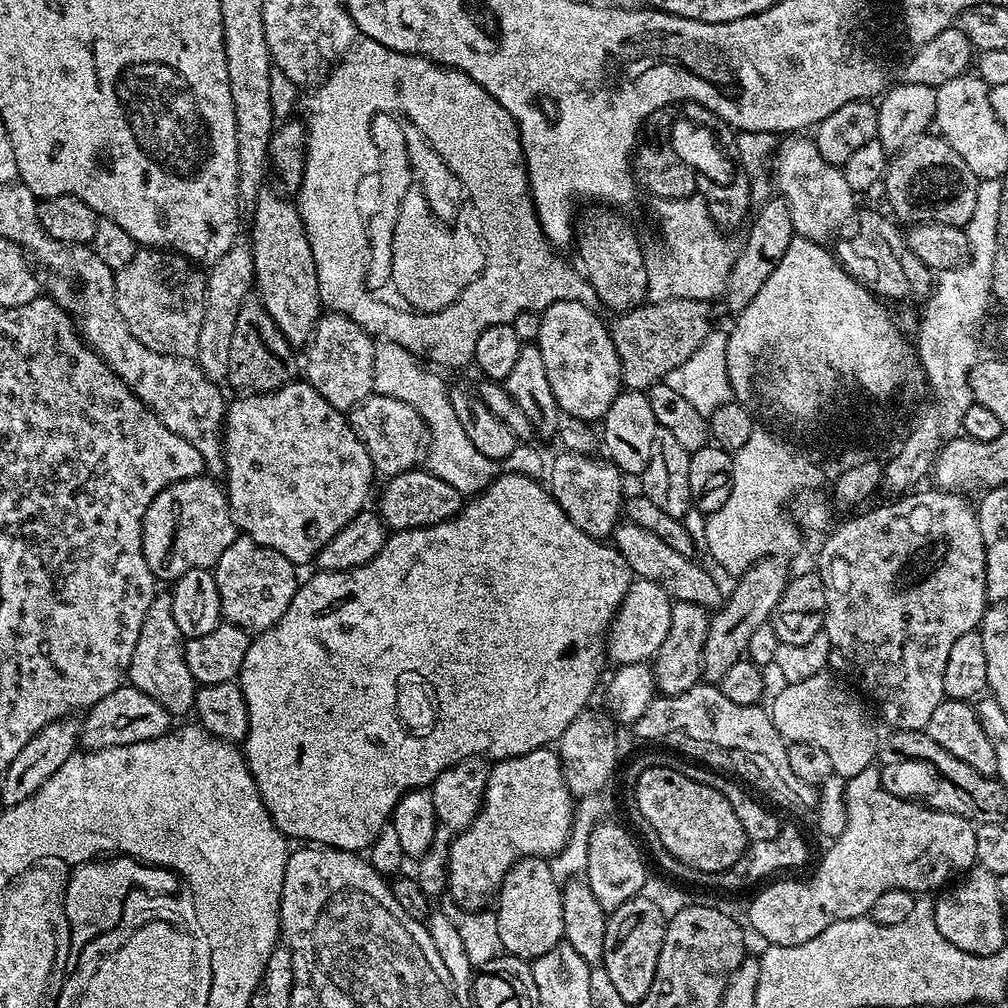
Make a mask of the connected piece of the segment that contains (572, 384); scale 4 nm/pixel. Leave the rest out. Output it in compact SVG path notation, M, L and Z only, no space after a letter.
M577 300L554 302L540 313L542 330L538 330L538 338L534 343L542 350L546 378L550 381L550 390L554 390L554 398L561 413L589 422L600 422L603 421L606 410L610 410L614 398L622 391L622 370L609 325L604 325L592 311L589 305Z

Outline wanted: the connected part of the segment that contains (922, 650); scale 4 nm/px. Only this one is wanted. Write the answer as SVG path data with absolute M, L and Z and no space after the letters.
M931 490L932 492L913 491L904 494L901 500L893 504L884 504L881 508L872 508L853 520L848 520L836 533L827 537L828 541L820 548L820 568L818 575L826 586L826 610L824 611L824 630L830 638L830 658L828 659L833 673L841 672L849 676L868 696L873 696L880 703L880 712L889 724L889 729L915 732L927 729L934 710L946 699L942 686L942 673L946 671L946 661L950 659L950 650L954 642L962 638L962 634L975 632L980 627L984 613L989 607L988 591L986 590L986 550L982 542L982 530L976 517L977 509L972 508L963 500L963 495L955 491Z

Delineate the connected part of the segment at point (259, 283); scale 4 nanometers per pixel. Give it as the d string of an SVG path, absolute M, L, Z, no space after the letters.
M265 190L258 194L258 202L252 216L252 257L254 258L255 291L260 297L260 303L266 306L270 318L274 318L274 324L278 330L294 346L307 345L312 338L312 331L322 315L322 305L318 294L318 270L314 266L314 254L310 254L310 242L306 238L306 230L302 226L299 207L292 204L287 195L279 191Z

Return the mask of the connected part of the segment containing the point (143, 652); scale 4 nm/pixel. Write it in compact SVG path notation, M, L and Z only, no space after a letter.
M158 594L154 602L150 602L150 610L146 610L146 618L142 618L142 630L138 630L138 646L134 646L134 658L130 658L127 679L131 687L142 690L158 706L162 706L169 717L184 716L196 707L196 679L190 674L190 666L186 666L184 645L186 637L178 630L178 622L174 622L172 598L168 594Z

